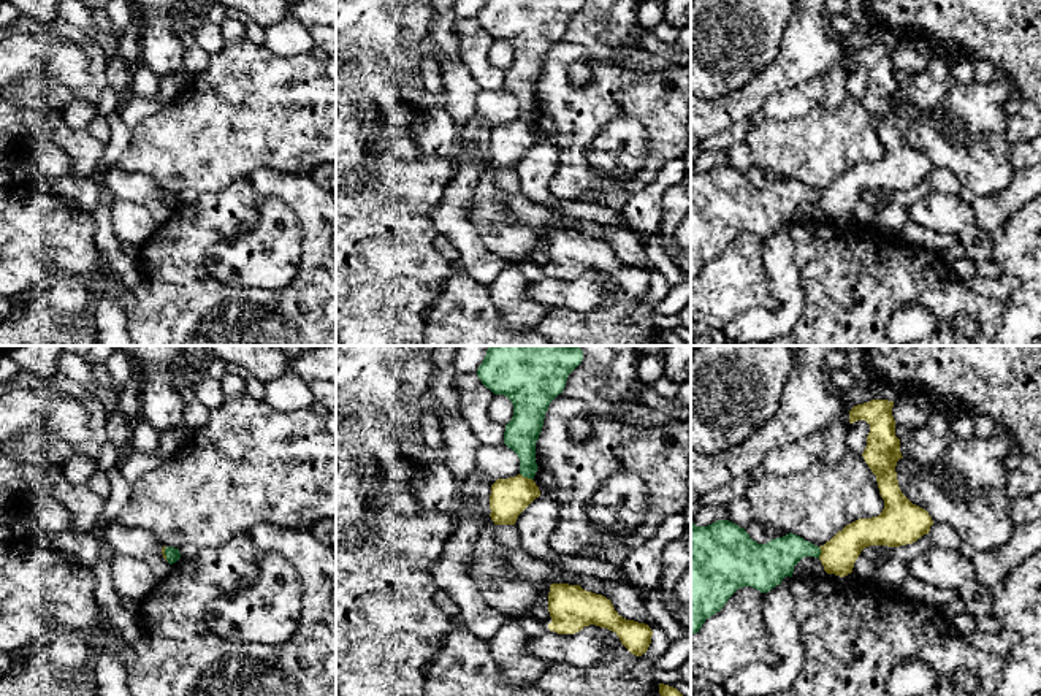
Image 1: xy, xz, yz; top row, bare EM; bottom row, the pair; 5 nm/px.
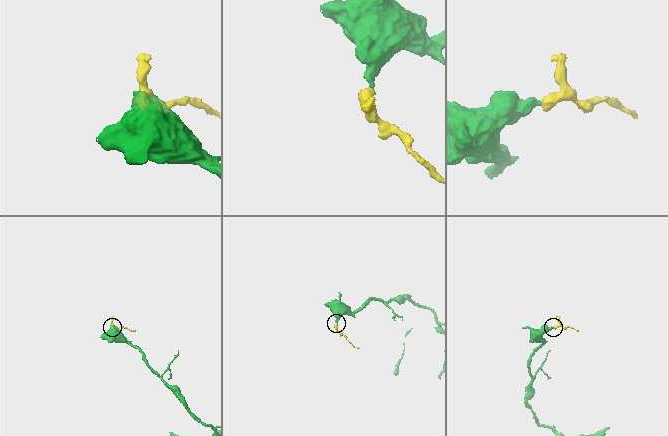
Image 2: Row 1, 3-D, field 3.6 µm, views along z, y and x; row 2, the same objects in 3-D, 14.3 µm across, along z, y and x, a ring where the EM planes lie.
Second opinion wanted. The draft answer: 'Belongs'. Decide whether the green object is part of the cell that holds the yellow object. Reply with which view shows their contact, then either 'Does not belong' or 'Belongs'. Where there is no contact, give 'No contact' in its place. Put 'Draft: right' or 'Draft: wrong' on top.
Draft: wrong
Touches yellow in xz. Does not belong

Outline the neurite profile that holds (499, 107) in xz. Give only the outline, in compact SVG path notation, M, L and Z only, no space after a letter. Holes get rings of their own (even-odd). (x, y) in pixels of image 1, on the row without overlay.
M504 87L496 92L480 90L475 97L475 114L494 124L509 124L520 119L520 103Z

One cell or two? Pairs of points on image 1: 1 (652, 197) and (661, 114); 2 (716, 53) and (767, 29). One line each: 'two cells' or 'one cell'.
1: two cells
2: one cell

